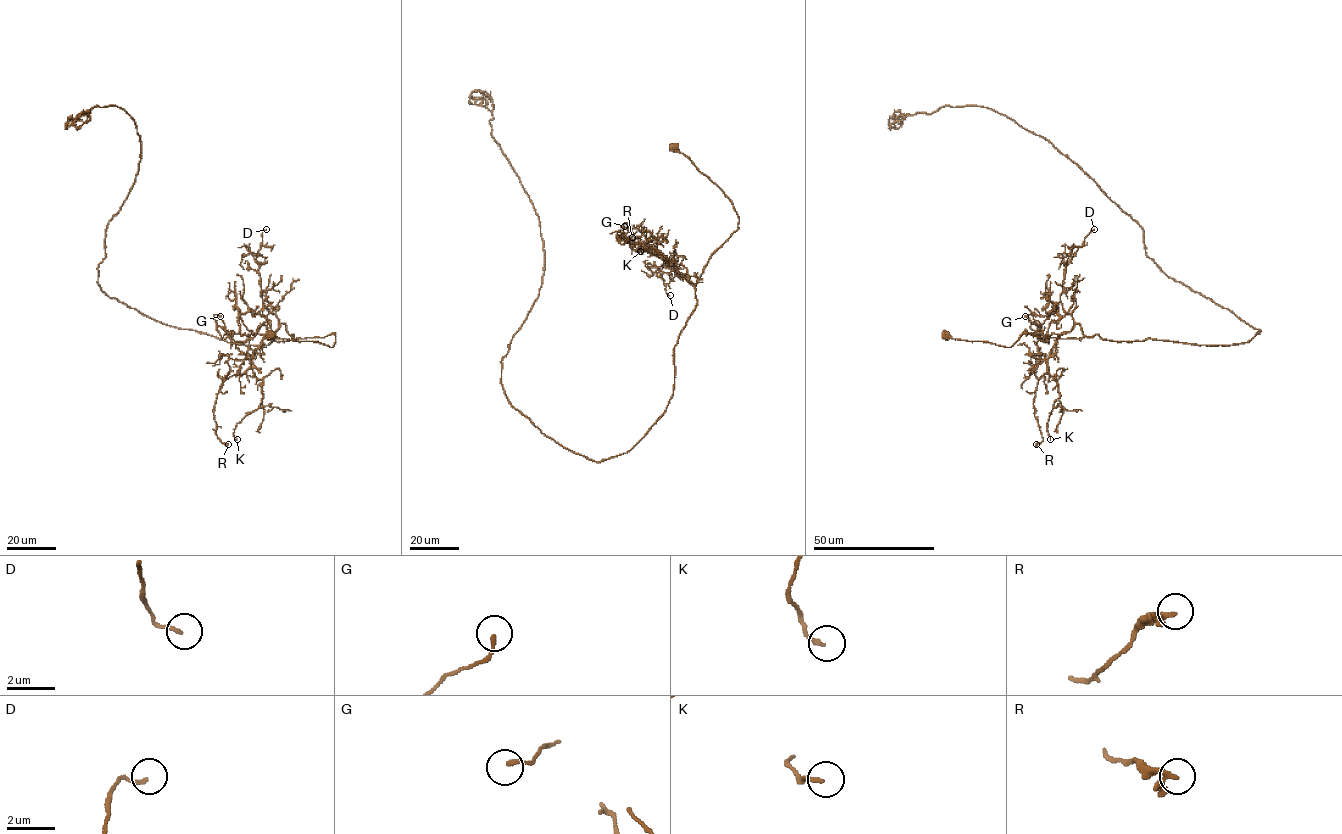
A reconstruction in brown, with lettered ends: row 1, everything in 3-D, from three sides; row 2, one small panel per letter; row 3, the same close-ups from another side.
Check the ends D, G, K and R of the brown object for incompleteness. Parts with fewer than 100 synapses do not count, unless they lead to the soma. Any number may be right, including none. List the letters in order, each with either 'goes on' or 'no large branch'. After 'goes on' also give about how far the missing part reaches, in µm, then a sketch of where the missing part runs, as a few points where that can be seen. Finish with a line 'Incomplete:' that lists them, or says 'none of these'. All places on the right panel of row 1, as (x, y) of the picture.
D: no large branch
G: no large branch
K: no large branch
R: no large branch
Incomplete: none of these

